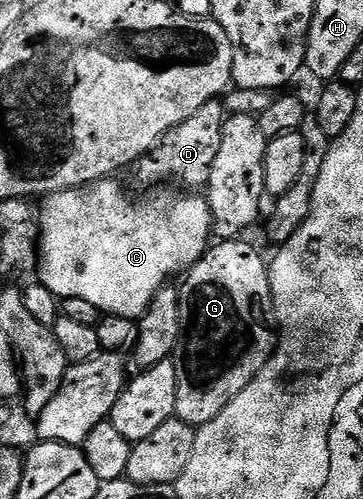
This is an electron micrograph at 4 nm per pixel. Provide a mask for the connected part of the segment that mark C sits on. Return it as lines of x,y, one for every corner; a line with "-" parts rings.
103,179
81,189
65,189
63,193
49,194
41,205
38,235
40,260
36,273
42,276
43,287
55,293
58,299
84,299
102,315
142,318
155,297
165,290
162,288
166,280
177,273
185,274
203,257
214,233
214,216
205,196
178,197
163,213
142,213
141,207
122,190
118,179

